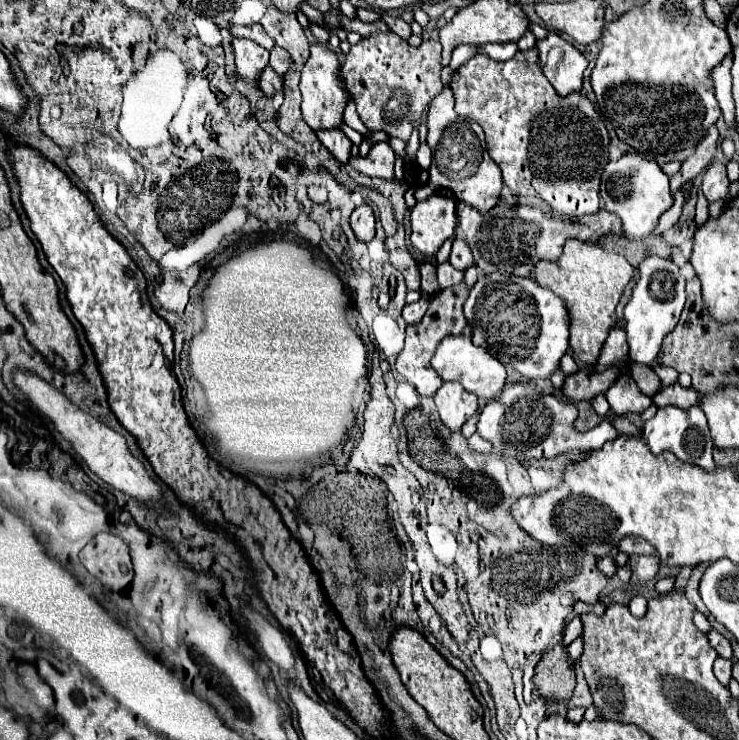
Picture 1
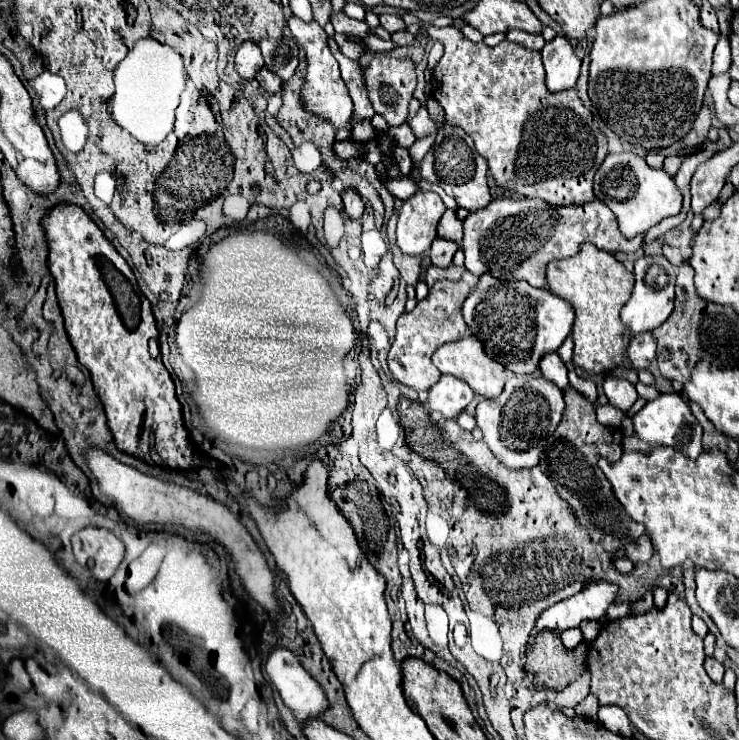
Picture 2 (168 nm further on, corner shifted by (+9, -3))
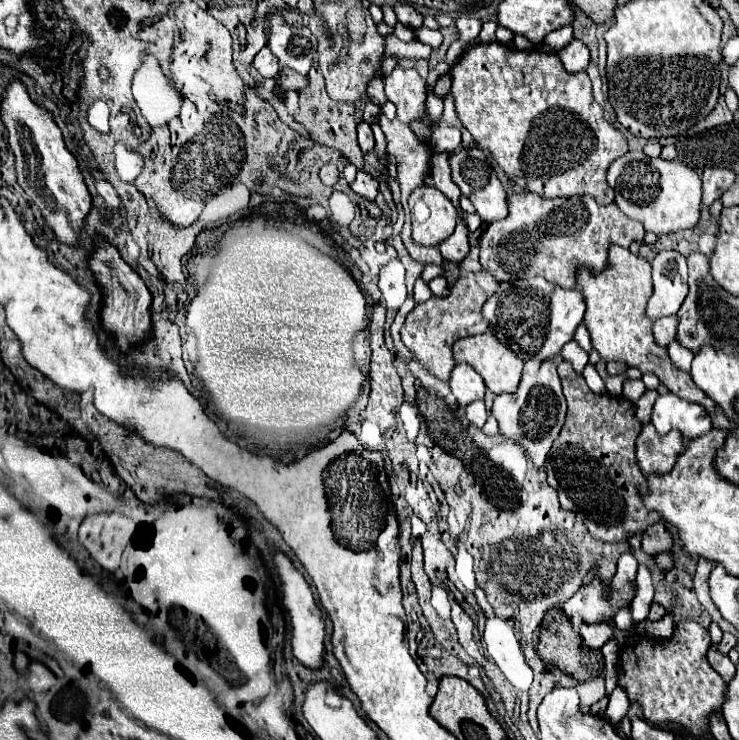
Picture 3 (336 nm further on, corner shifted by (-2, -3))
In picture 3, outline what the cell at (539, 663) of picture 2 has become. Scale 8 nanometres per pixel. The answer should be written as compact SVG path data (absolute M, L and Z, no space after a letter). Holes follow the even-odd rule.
M553 607L545 613L543 623L541 623L541 637L539 637L539 655L547 663L547 667L557 667L563 673L575 677L577 681L587 681L593 677L603 677L605 675L605 663L603 663L603 653L595 649L587 649L583 645L581 635L573 629L569 617L563 613L561 607Z

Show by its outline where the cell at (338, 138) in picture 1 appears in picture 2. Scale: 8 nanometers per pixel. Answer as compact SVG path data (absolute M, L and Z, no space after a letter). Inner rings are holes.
M336 141L332 145L332 151L336 153L336 157L340 159L352 159L358 153L362 153L362 143L354 143L354 141Z

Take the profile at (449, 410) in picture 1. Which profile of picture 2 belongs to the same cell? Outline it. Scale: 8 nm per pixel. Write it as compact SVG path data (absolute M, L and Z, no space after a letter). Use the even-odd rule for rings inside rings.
M442 375L440 381L432 385L428 401L430 401L430 407L438 411L442 417L456 419L472 401L472 397L474 393L464 381L452 375Z

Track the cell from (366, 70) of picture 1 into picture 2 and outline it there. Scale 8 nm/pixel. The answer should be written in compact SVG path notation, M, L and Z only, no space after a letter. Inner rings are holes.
M388 53L376 55L372 63L362 71L364 85L368 91L368 99L378 115L386 119L390 127L400 127L408 115L408 103L414 97L416 89L416 65L410 57L392 57Z

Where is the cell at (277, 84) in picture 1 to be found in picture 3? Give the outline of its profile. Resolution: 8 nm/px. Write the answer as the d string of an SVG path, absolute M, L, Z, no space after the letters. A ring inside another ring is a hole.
M287 67L281 69L279 81L281 81L283 89L295 89L295 91L299 91L299 89L307 87L307 77L299 75L299 73L295 73L293 69L287 69Z

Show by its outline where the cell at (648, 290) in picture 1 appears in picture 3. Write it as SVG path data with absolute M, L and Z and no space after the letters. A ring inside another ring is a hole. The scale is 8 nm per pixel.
M661 251L653 259L653 297L647 303L647 317L657 321L675 315L687 297L687 261L679 251Z

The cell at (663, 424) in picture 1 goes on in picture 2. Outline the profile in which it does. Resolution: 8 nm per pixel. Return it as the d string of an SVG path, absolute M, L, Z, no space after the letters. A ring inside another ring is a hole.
M662 393L658 399L648 401L634 417L634 431L640 437L640 441L656 447L656 445L668 445L680 453L684 453L690 459L696 459L702 453L702 427L692 415L690 407L678 393Z

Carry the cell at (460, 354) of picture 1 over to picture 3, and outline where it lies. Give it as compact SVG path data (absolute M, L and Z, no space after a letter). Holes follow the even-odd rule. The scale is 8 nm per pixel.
M487 331L483 335L459 339L453 345L453 355L455 355L455 361L467 361L483 377L487 389L491 389L495 395L499 395L499 393L515 393L515 389L519 387L521 371L523 371L525 361L519 359L519 355L509 345L503 345L491 331Z

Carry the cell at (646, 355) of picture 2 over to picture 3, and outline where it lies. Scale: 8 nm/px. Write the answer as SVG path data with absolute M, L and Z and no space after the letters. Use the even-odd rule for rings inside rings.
M677 315L675 317L663 317L659 321L653 323L653 335L655 335L655 341L659 345L669 345L673 339L675 339L675 331L677 331Z

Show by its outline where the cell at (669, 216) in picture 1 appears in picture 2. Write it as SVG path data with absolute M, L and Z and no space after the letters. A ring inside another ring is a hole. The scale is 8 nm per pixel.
M494 199L488 207L464 219L466 269L478 277L490 273L496 279L524 279L534 287L546 287L546 265L554 259L572 257L580 243L592 243L610 253L630 253L642 247L644 237L622 237L620 241L616 215L598 199L570 207L552 207L542 199Z

